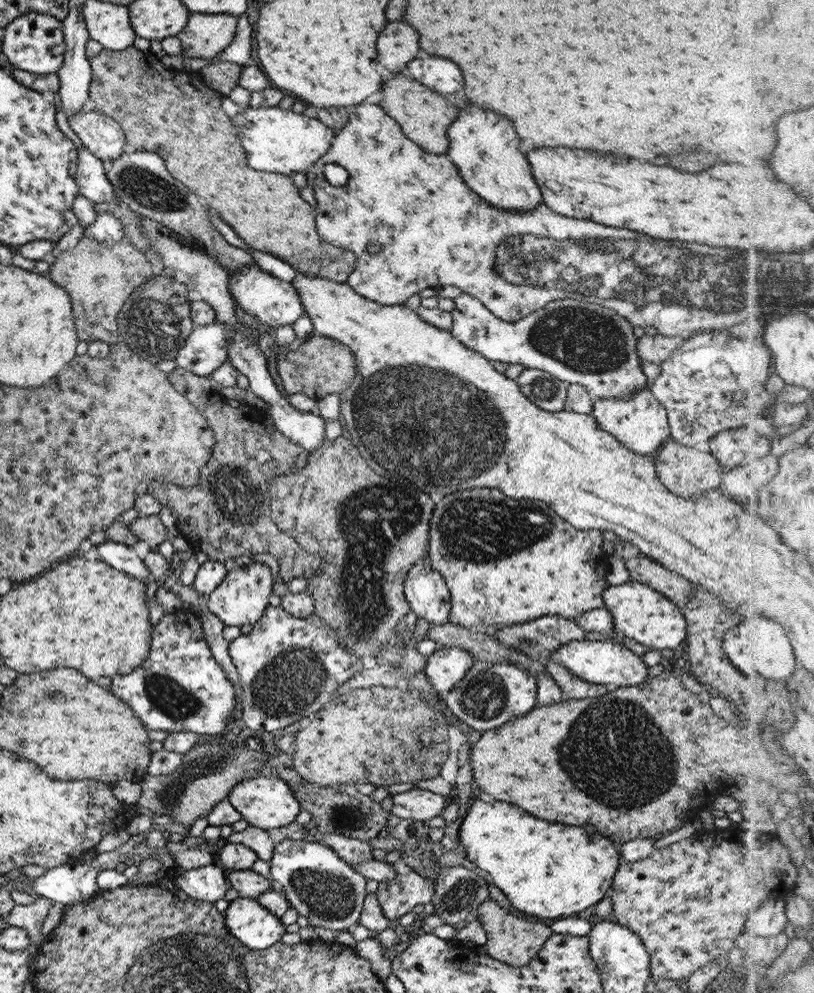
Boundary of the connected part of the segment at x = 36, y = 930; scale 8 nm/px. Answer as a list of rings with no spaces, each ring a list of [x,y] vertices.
[[[42,897],[40,899],[35,898],[35,901],[31,904],[14,904],[8,912],[7,927],[15,926],[25,930],[30,945],[40,945],[45,938],[40,932],[40,928],[47,915],[47,909],[51,906],[50,901],[50,899]]]

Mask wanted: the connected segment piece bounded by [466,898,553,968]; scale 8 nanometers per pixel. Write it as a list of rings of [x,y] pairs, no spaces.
[[[490,898],[479,903],[477,908],[472,910],[472,915],[467,916],[466,921],[471,919],[477,919],[486,933],[484,952],[494,960],[514,968],[528,965],[553,933],[547,924],[543,924],[544,920],[531,920],[531,916],[512,916]]]

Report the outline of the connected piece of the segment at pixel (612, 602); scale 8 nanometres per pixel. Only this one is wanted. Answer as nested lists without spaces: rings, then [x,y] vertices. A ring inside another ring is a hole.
[[[629,578],[619,586],[608,586],[602,591],[603,607],[609,612],[612,628],[623,636],[656,651],[677,649],[686,635],[682,611],[660,592]]]

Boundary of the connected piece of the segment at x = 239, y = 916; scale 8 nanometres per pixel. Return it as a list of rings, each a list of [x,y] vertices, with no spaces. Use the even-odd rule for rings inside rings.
[[[235,898],[228,902],[224,910],[223,919],[225,929],[241,944],[243,947],[255,951],[263,951],[270,948],[281,940],[285,927],[279,917],[271,914],[266,908],[263,908],[255,899]]]

